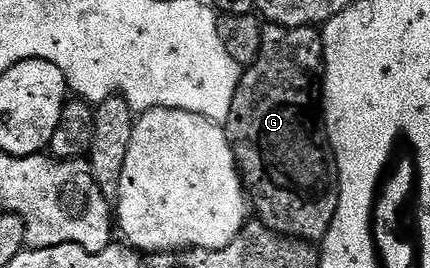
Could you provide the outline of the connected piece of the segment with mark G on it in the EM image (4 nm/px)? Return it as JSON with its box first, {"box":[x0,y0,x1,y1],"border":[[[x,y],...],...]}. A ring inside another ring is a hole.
{"box":[222,24,340,243],"border":[[[265,24],[264,34],[262,35],[262,47],[258,51],[258,59],[254,59],[254,63],[247,66],[239,74],[236,90],[234,91],[234,103],[230,103],[230,115],[228,116],[228,120],[223,122],[222,125],[224,134],[228,136],[228,142],[236,156],[236,166],[240,169],[240,180],[244,182],[245,190],[252,196],[250,201],[251,208],[253,210],[264,208],[262,224],[267,229],[271,229],[272,232],[280,234],[281,237],[291,237],[305,243],[323,242],[326,231],[332,226],[332,220],[340,202],[340,176],[336,174],[336,159],[332,156],[332,151],[328,143],[328,135],[324,132],[322,109],[317,104],[322,97],[323,76],[324,39],[319,28],[303,25],[297,29],[285,29],[283,25]]]}

